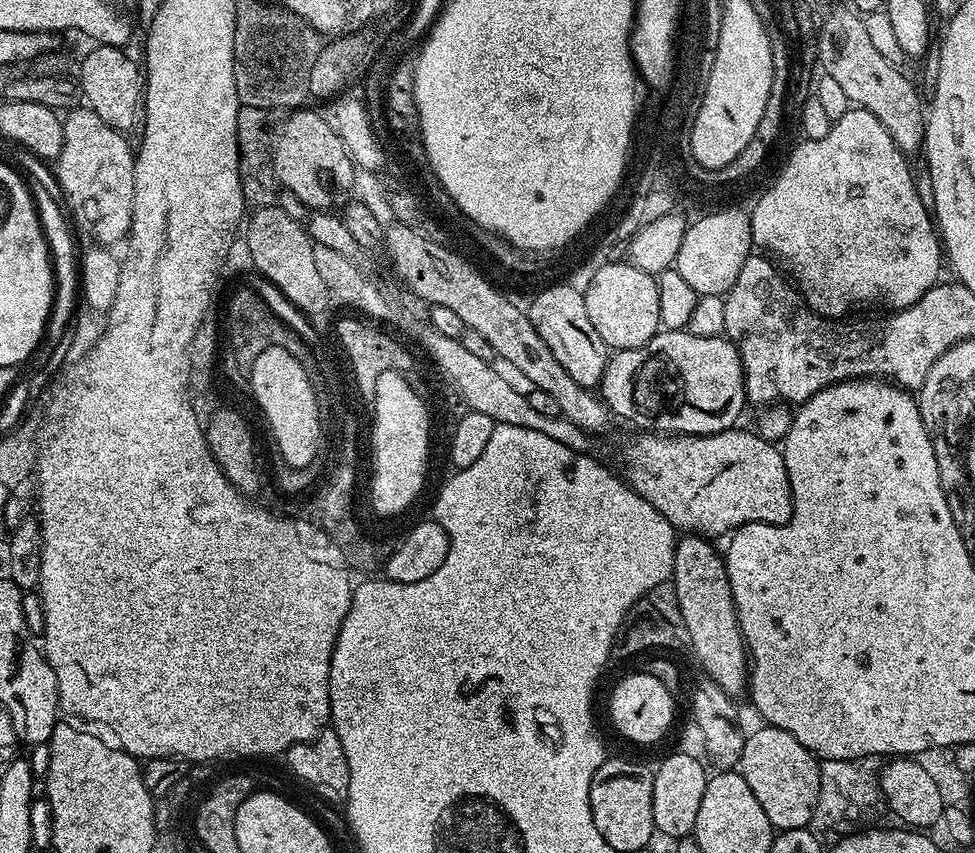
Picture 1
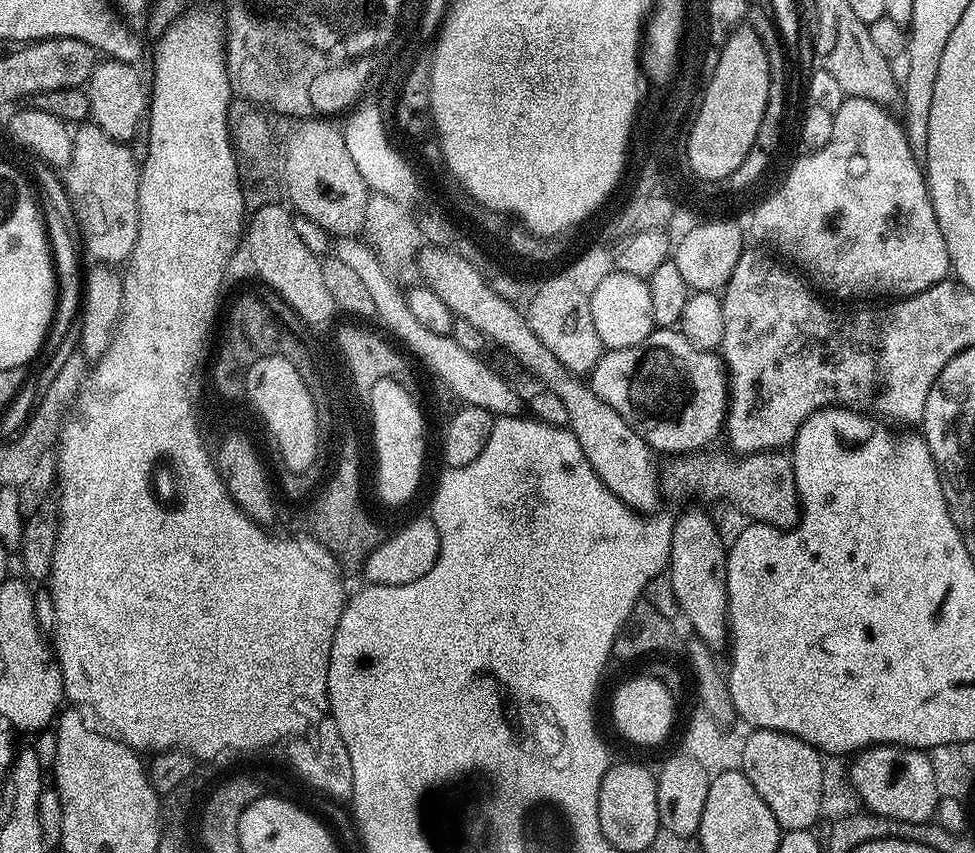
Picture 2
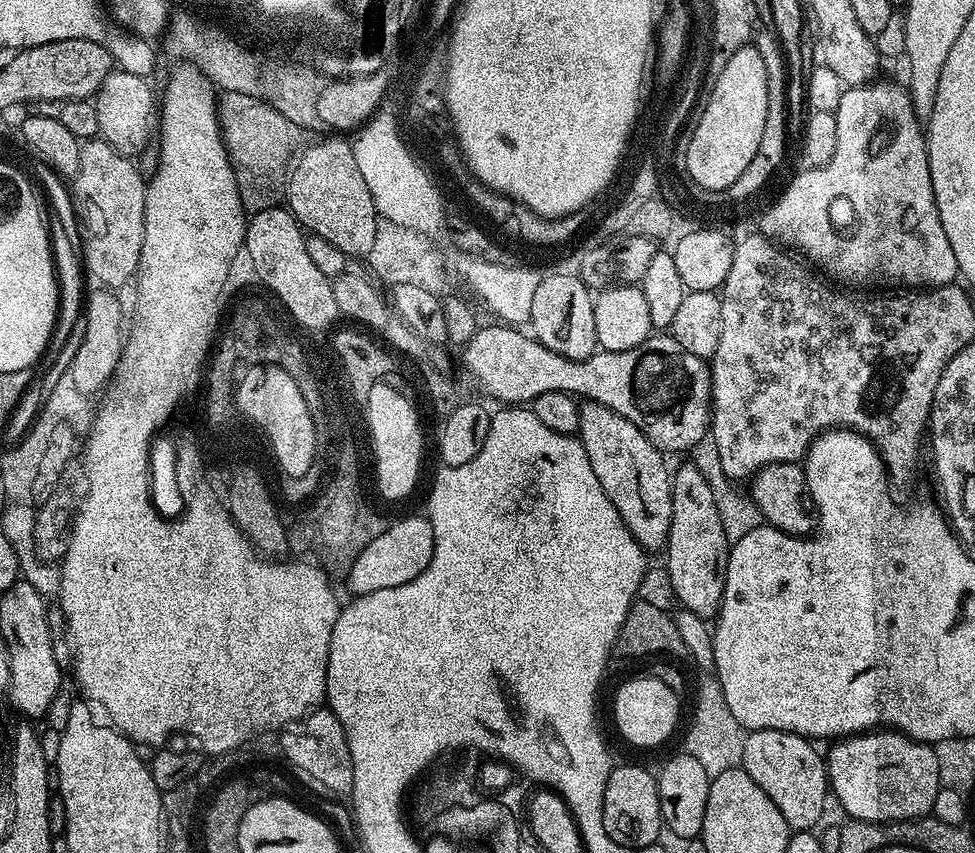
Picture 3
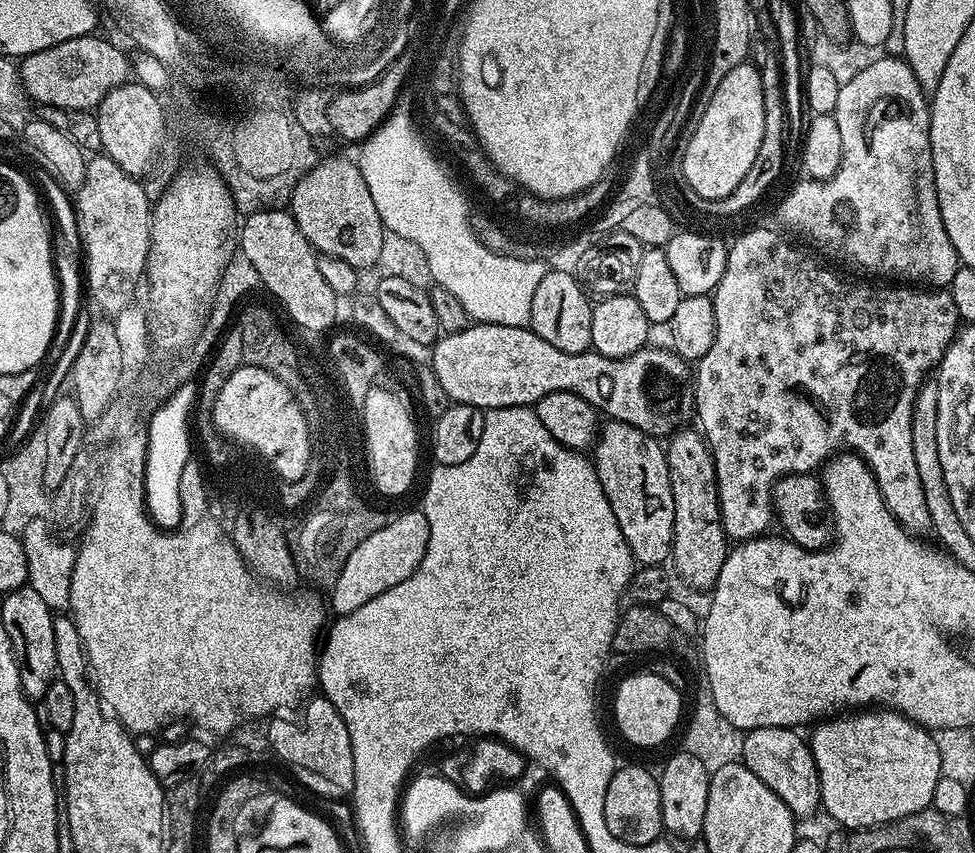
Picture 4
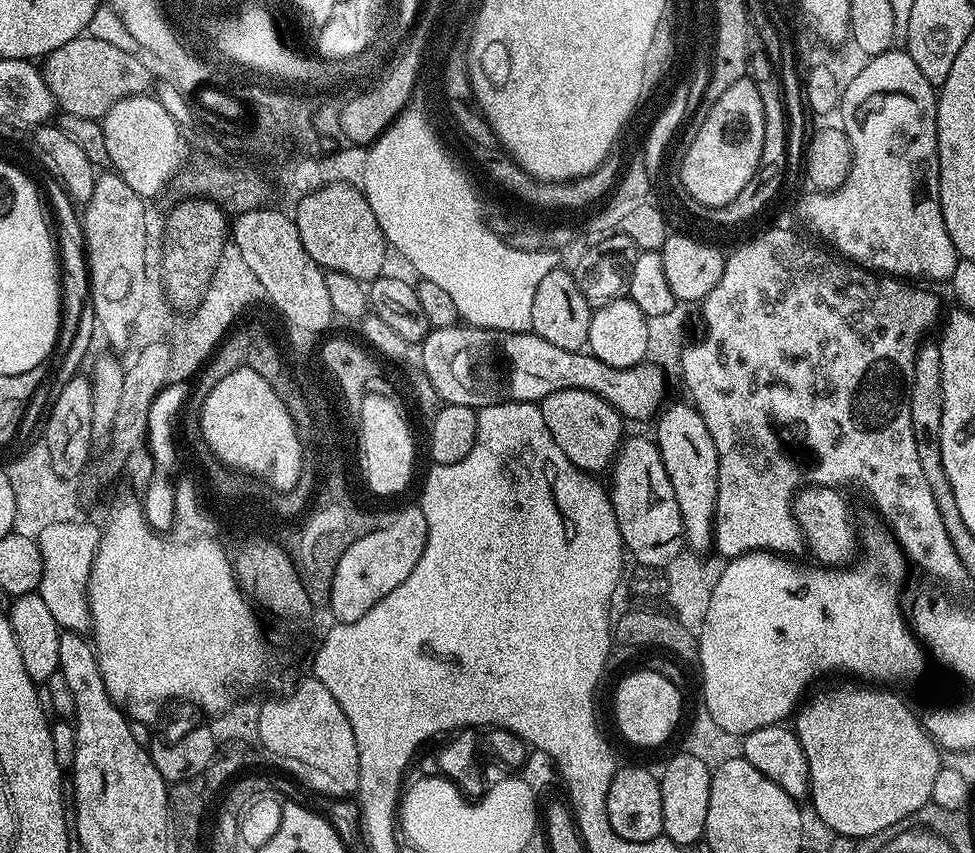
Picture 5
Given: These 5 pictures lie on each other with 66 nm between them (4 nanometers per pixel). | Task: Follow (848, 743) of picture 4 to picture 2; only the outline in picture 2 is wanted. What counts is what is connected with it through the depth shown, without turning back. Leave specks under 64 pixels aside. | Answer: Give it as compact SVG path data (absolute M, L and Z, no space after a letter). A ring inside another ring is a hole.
M882 751L881 753L869 753L851 761L848 776L852 779L852 788L860 795L860 800L865 809L871 815L881 817L886 820L901 820L911 824L926 824L935 817L936 807L940 801L938 786L935 785L934 766L930 756L926 758L911 757L907 753L891 753Z

